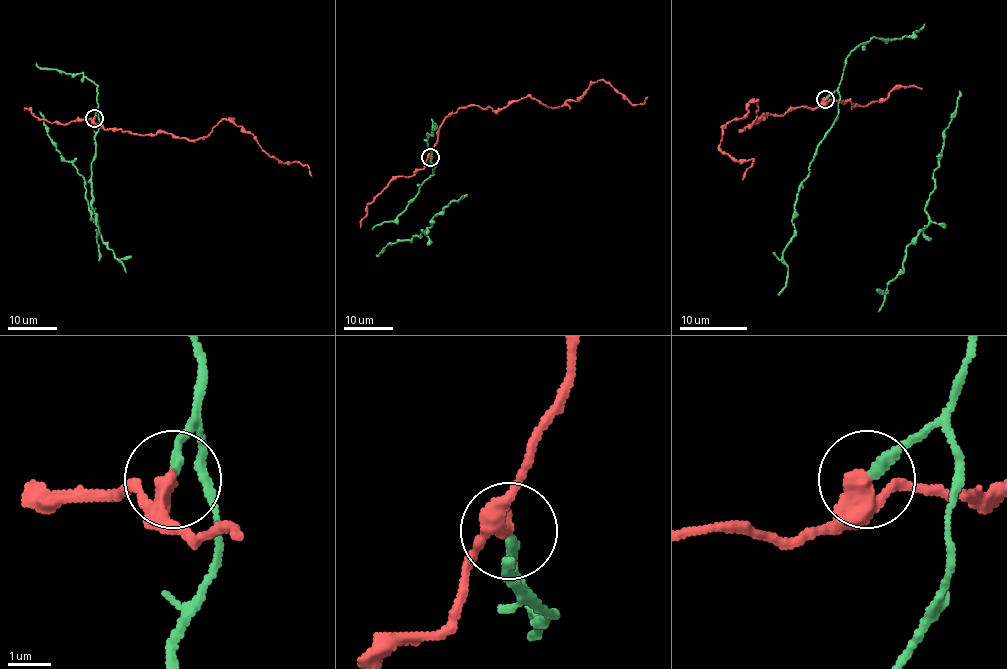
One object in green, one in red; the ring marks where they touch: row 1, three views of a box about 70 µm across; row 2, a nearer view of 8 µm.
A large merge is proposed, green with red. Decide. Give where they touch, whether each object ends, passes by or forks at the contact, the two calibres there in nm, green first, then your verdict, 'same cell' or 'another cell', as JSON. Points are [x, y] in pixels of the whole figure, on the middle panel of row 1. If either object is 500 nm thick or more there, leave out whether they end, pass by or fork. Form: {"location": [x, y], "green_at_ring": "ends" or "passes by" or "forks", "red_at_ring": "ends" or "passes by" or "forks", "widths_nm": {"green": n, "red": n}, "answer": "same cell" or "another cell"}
{"location": [430, 157], "green_at_ring": "ends", "red_at_ring": "passes by", "widths_nm": {"green": 240, "red": 360}, "answer": "another cell"}

